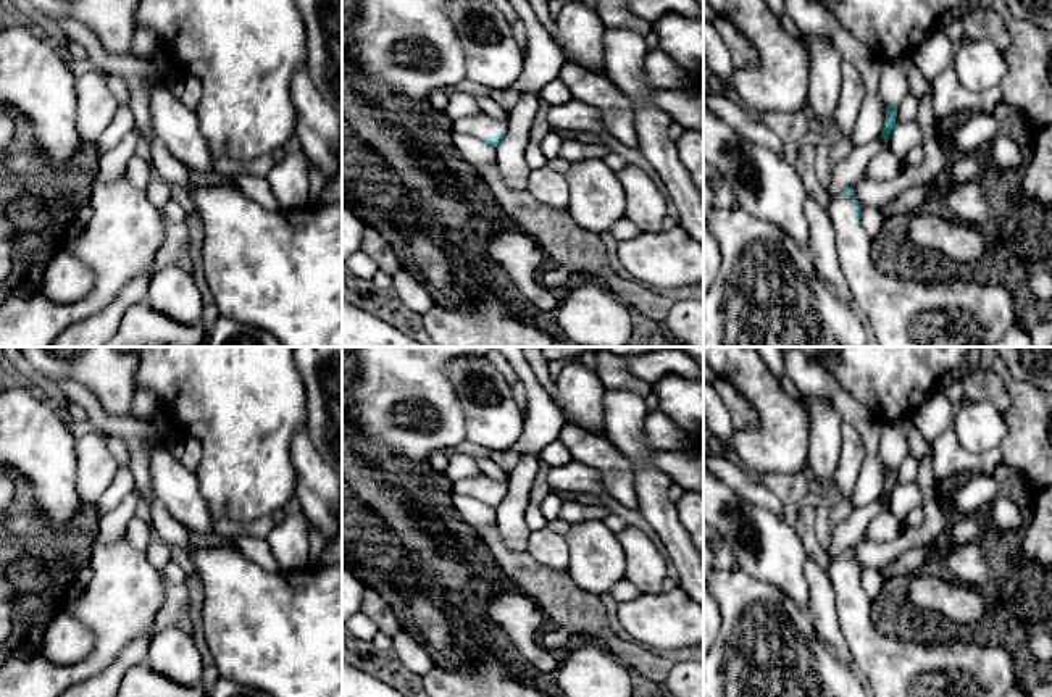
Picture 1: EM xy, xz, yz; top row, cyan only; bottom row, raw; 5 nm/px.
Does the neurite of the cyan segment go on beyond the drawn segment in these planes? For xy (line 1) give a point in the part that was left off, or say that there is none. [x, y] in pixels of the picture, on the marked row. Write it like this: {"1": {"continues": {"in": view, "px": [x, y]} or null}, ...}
{"1": {"continues": null}}

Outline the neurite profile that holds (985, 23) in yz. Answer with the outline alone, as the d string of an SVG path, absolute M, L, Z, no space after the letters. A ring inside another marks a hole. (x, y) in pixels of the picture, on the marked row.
M978 8L963 19L966 37L989 39L1004 53L1010 47L1010 35L1002 18L992 8Z

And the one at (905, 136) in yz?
M915 119L915 121L900 123L894 126L887 140L887 148L895 157L904 160L913 147L918 147L921 144L923 144L921 127Z

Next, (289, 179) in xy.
M298 150L276 160L266 179L281 210L303 208L310 203L310 160Z

